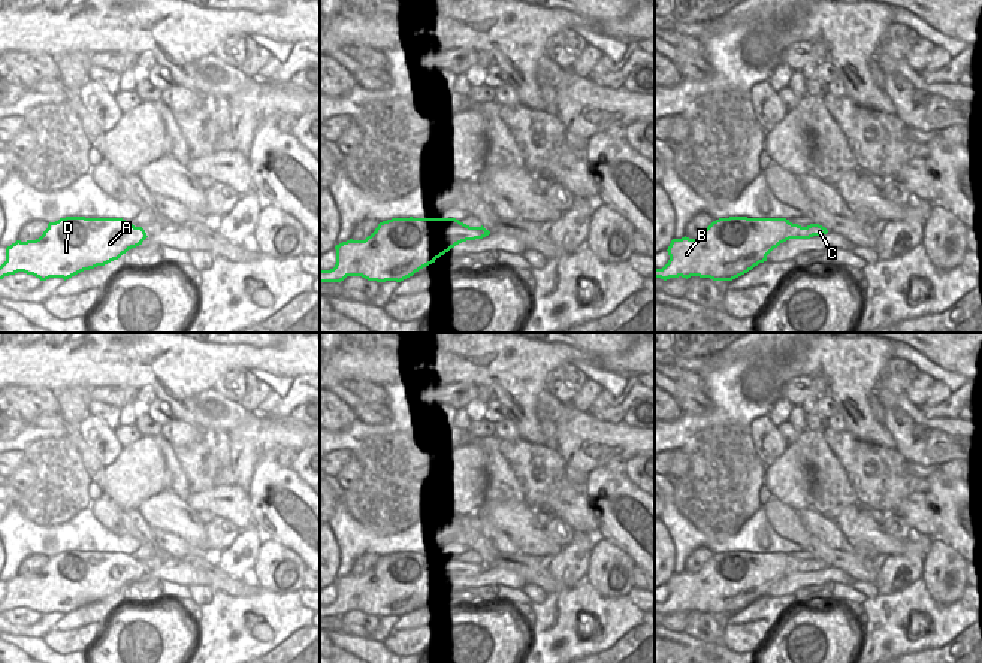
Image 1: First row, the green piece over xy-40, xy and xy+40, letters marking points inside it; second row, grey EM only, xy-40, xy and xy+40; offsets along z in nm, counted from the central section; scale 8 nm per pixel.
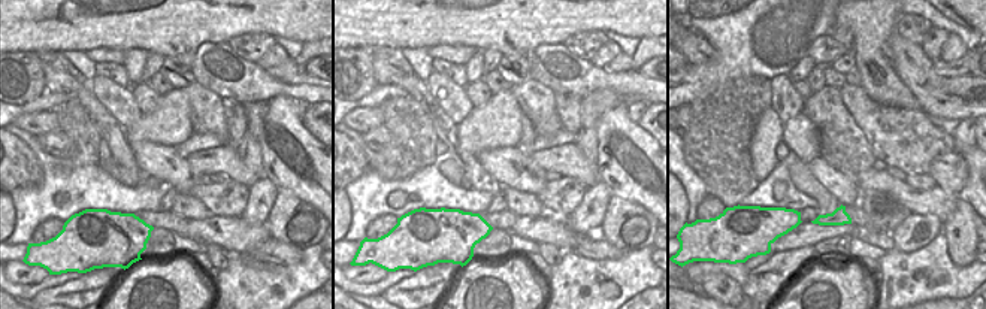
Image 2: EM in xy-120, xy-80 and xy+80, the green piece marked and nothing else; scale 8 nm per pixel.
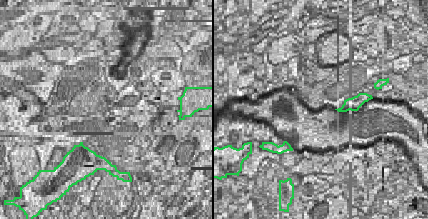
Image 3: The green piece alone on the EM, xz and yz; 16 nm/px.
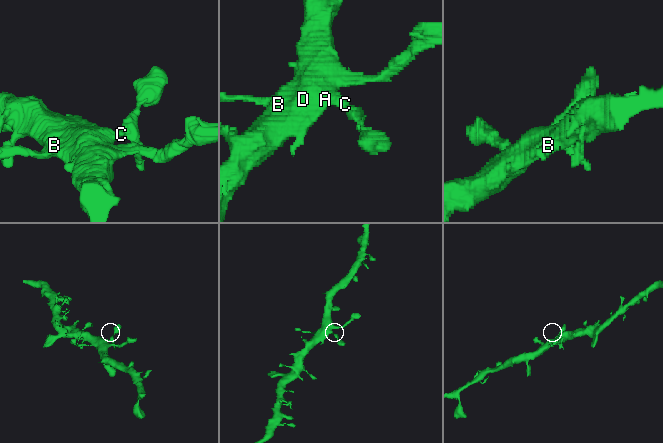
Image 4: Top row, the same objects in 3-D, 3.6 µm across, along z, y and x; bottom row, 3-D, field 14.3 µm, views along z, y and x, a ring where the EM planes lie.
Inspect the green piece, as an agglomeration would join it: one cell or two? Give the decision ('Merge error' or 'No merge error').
No merge error.

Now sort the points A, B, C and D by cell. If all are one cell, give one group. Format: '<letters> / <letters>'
A B C D

